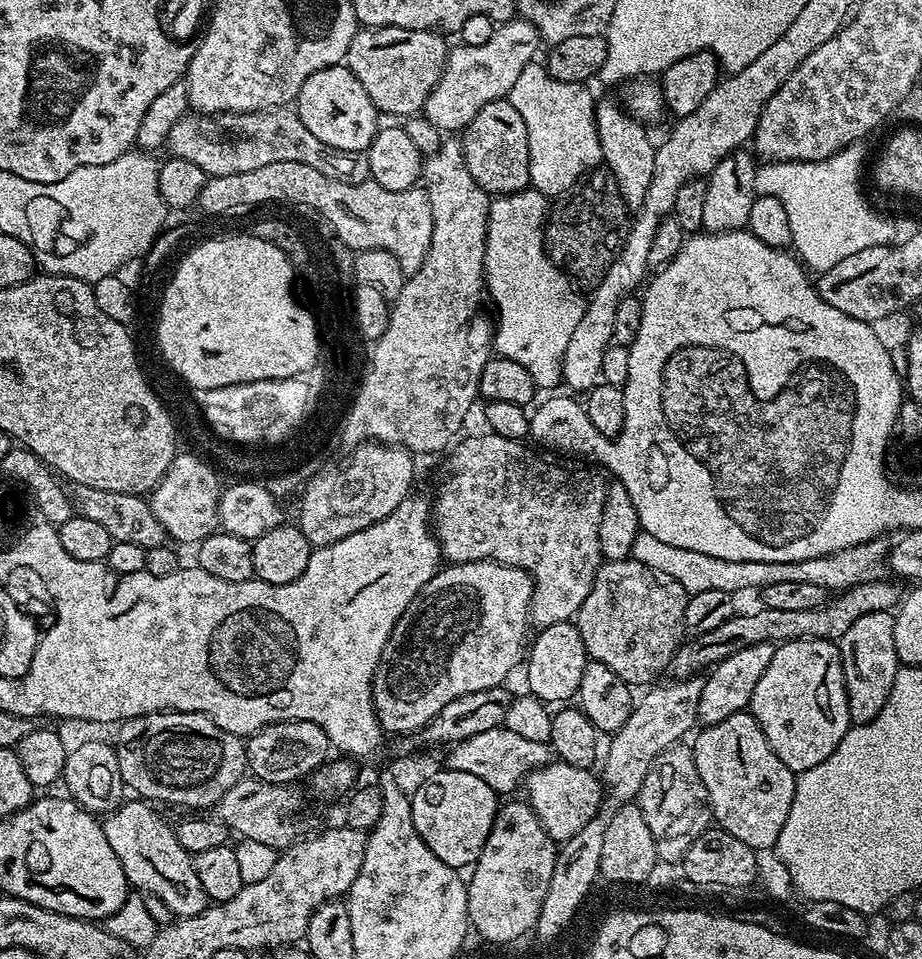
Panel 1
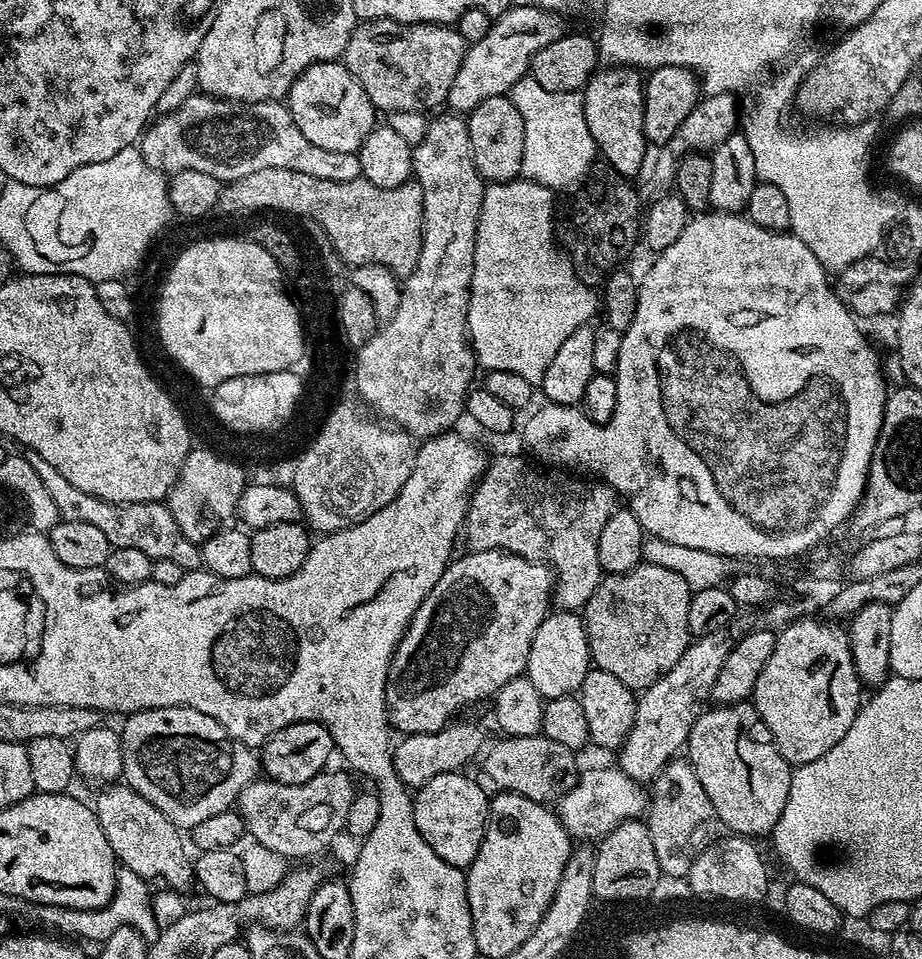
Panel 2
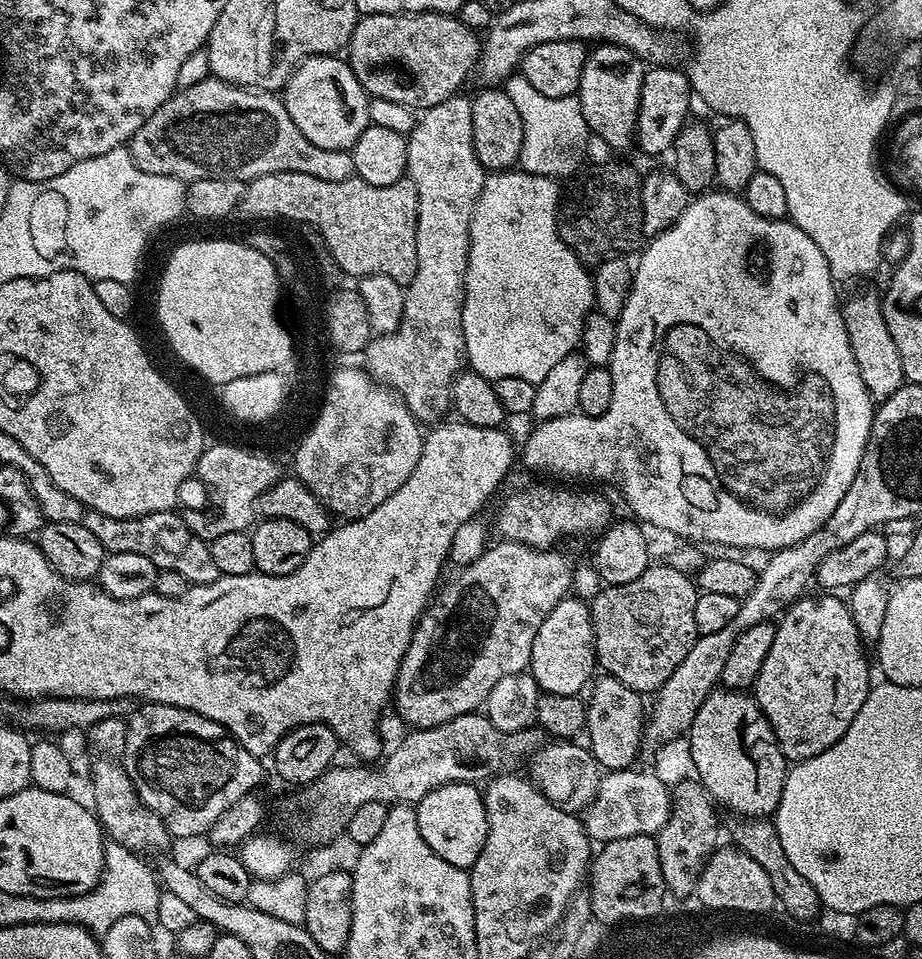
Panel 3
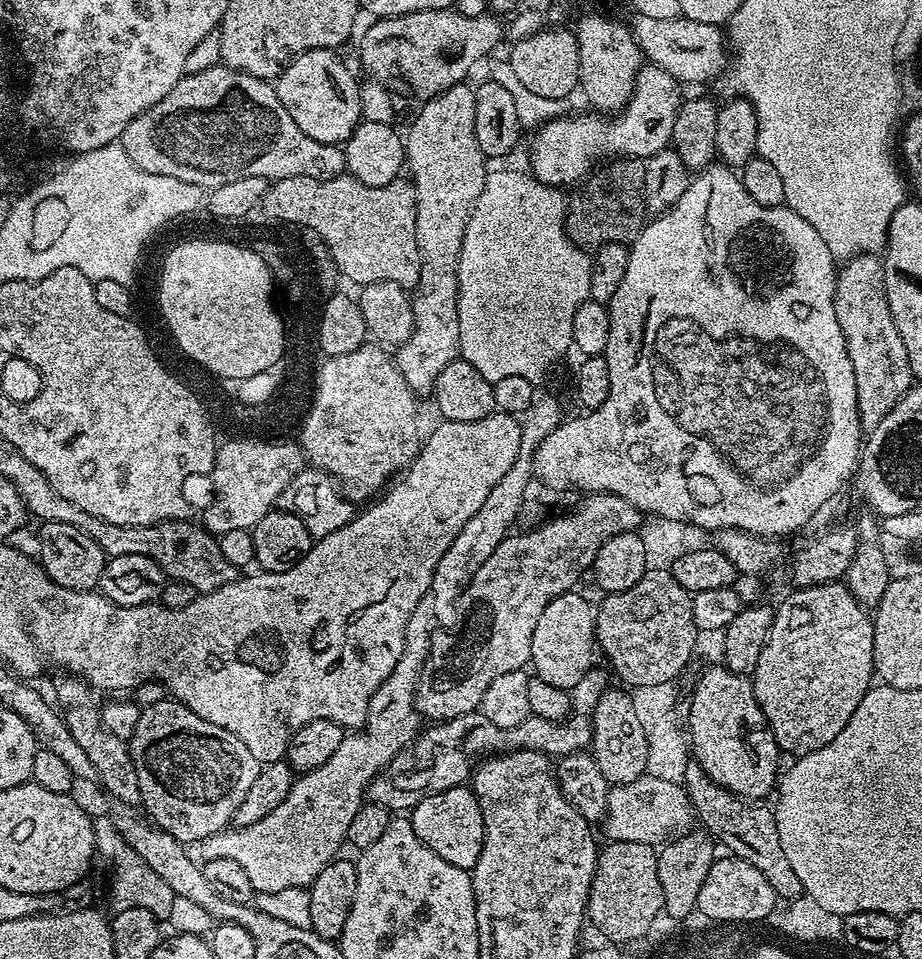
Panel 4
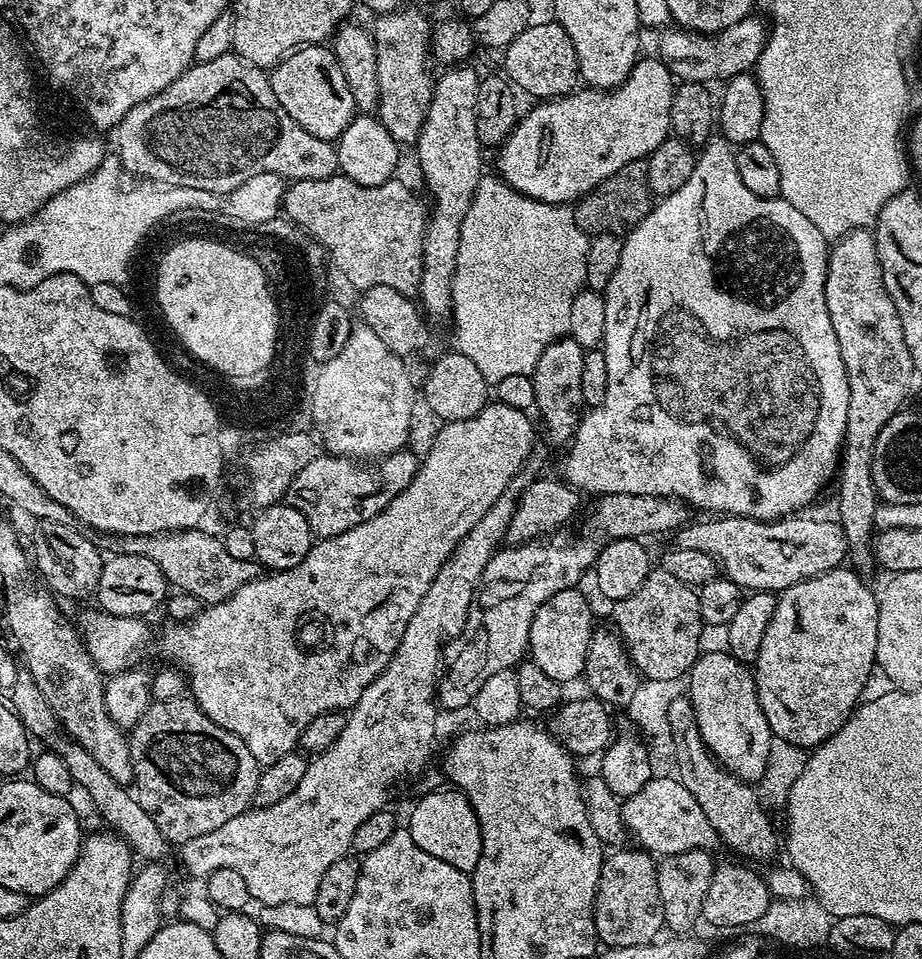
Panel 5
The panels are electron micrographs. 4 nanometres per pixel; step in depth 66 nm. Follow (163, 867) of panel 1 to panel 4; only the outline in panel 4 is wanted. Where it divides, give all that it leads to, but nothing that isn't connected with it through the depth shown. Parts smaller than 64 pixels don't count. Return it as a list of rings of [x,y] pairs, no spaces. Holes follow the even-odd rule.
[[[64,674],[61,677],[56,684],[57,701],[55,700],[55,703],[62,709],[64,722],[69,728],[74,742],[78,742],[78,746],[82,746],[82,750],[86,750],[86,758],[90,758],[90,762],[94,762],[98,784],[101,784],[118,803],[139,805],[138,770],[134,770],[134,758],[129,741],[118,738],[114,734],[110,734],[110,730],[106,730],[100,717],[101,705],[96,704],[97,693],[85,680],[71,674]]]

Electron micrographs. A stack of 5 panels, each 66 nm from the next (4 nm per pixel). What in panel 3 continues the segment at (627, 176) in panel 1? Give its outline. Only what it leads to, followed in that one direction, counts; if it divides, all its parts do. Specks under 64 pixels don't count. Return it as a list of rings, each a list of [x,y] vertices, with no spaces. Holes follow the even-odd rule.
[[[600,42],[589,51],[588,61],[582,70],[578,97],[589,133],[595,139],[597,136],[612,148],[633,147],[645,71],[645,61],[639,60],[620,44]]]

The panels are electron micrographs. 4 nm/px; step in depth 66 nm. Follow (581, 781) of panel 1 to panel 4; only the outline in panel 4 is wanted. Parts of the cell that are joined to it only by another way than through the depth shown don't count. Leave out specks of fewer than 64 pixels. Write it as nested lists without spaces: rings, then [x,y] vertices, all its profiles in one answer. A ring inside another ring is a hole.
[[[650,775],[639,776],[629,784],[615,785],[608,793],[608,815],[602,827],[608,831],[609,841],[642,842],[653,846],[663,845],[673,838],[679,838],[694,824],[692,800],[683,783],[666,782]]]

